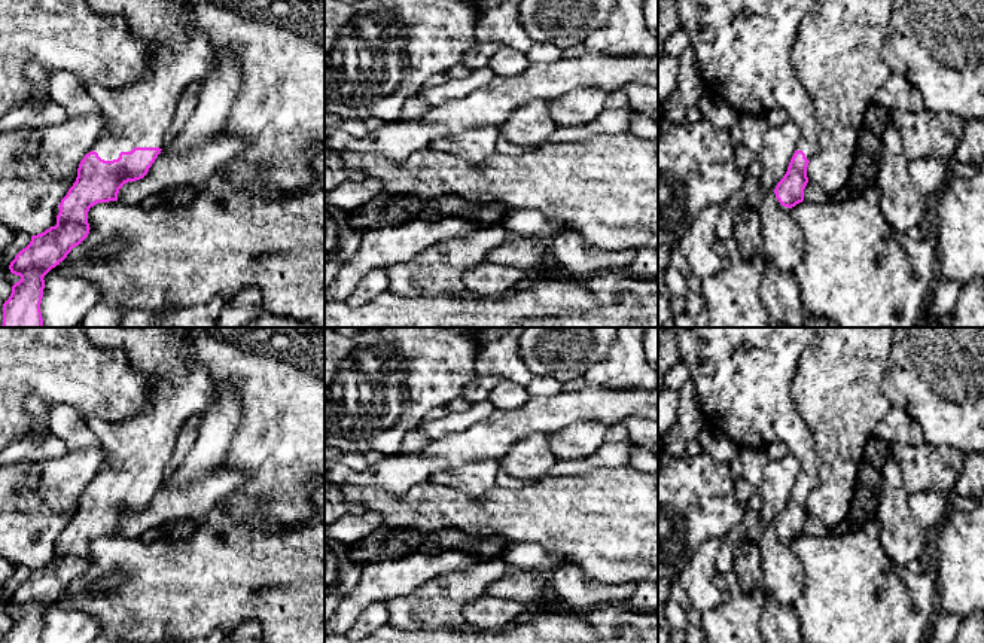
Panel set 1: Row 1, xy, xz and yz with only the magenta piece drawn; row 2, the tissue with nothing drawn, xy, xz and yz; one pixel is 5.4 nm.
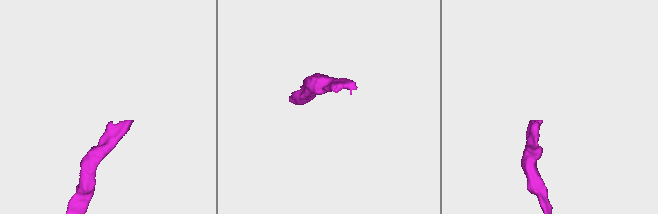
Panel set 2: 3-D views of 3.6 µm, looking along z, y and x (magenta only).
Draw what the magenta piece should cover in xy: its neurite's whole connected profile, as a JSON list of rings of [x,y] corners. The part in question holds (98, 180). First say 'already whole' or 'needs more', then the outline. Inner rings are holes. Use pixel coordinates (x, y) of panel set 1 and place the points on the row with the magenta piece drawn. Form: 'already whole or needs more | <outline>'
needs more | [[[86,0],[86,3],[98,15],[122,16],[127,21],[134,36],[147,43],[152,55],[150,68],[141,79],[124,88],[106,88],[97,83],[85,86],[85,92],[97,103],[98,113],[106,119],[106,132],[80,161],[76,182],[60,202],[57,225],[33,235],[30,244],[10,262],[10,272],[21,280],[12,286],[12,293],[3,304],[1,327],[43,327],[40,311],[43,277],[88,237],[91,207],[118,201],[119,189],[125,183],[147,174],[162,150],[164,135],[183,91],[189,83],[201,82],[213,63],[213,48],[195,28],[188,0]]]

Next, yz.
needs more | [[[674,0],[706,89],[738,115],[786,112],[801,135],[774,193],[783,207],[804,201],[807,167],[819,152],[814,103],[799,82],[790,51],[814,0]]]

